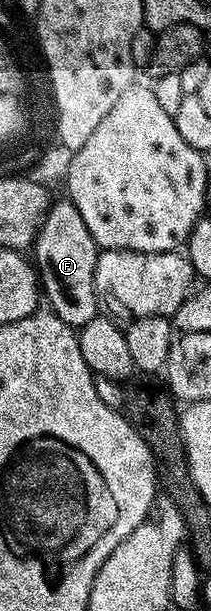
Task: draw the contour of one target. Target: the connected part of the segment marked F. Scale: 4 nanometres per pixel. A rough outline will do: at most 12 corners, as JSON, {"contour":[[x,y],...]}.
{"contour":[[69,197],[32,248],[40,291],[80,329],[100,314],[100,248]]}

